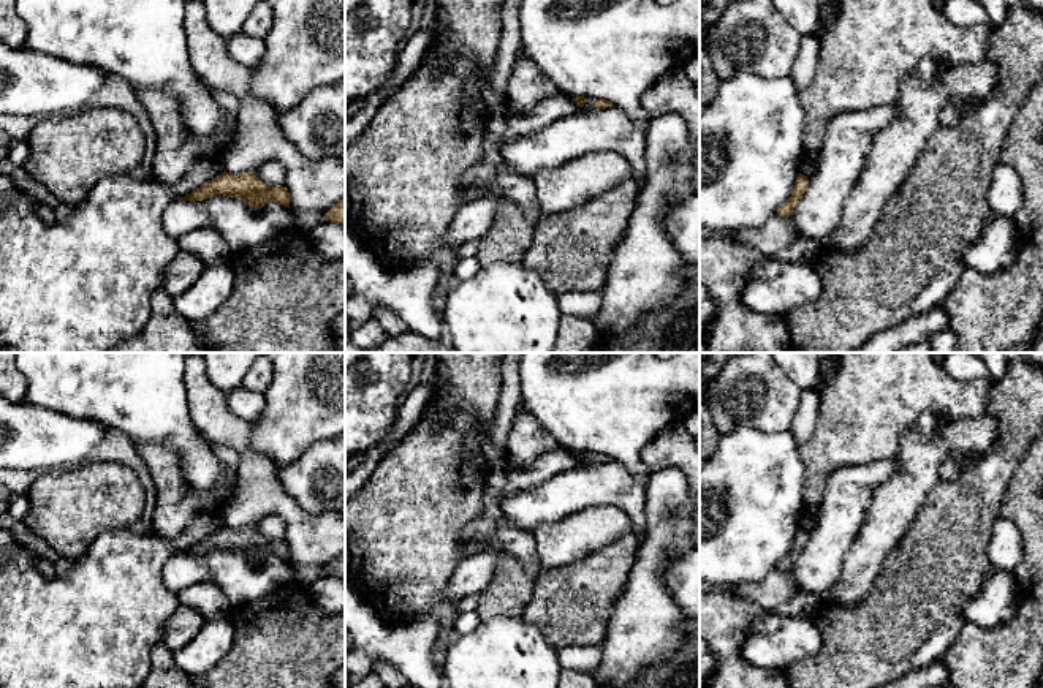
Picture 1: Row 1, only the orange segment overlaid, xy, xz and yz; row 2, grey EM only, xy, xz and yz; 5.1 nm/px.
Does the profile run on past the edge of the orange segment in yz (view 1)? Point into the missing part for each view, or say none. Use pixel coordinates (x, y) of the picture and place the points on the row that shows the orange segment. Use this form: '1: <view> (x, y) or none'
1: none

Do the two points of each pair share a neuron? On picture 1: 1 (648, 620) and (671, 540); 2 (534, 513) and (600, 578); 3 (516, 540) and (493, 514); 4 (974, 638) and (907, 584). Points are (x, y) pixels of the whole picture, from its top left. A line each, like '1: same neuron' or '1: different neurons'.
1: same neuron
2: different neurons
3: same neuron
4: different neurons

